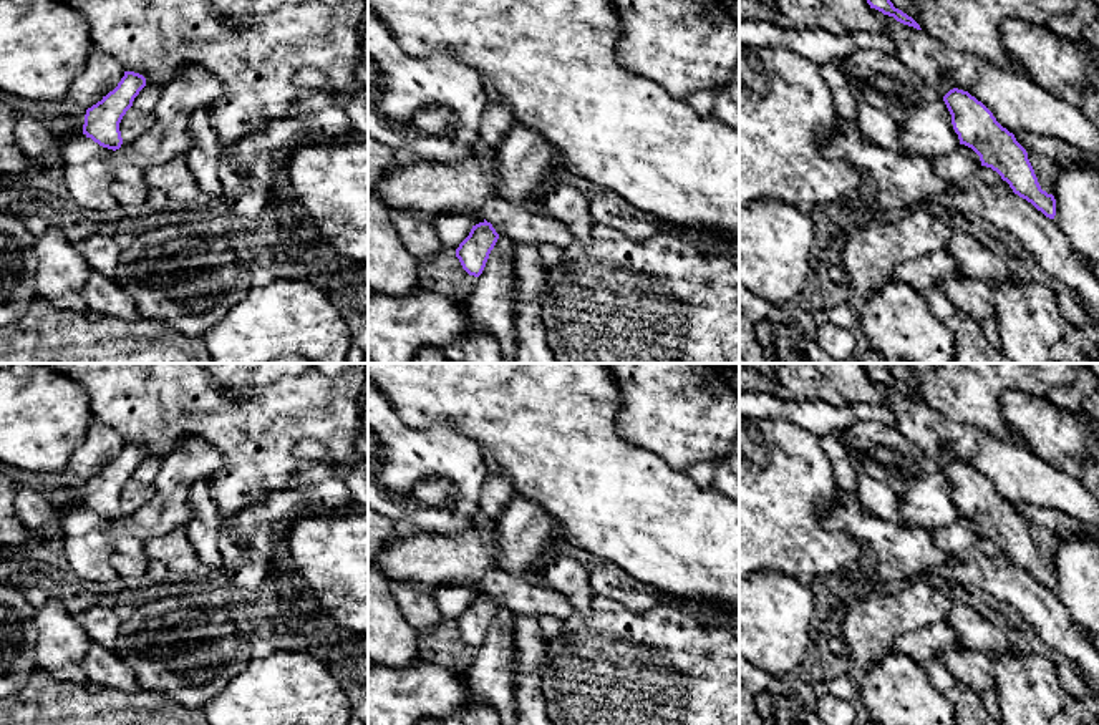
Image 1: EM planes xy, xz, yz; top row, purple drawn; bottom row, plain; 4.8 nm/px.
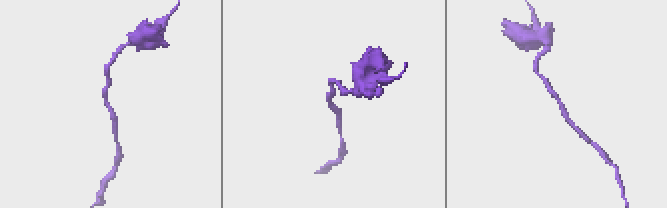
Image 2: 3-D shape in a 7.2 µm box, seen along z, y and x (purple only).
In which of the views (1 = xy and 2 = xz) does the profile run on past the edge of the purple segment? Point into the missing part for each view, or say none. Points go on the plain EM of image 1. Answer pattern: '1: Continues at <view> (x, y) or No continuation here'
1: No continuation here
2: No continuation here

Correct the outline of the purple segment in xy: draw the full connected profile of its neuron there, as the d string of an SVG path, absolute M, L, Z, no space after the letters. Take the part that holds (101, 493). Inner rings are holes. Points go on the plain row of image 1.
M124 443L118 458L86 481L83 506L103 519L119 521L123 516L119 494L144 458L143 446Z

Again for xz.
M486 591L472 597L469 607L456 620L456 629L469 647L479 649L482 645L497 611L499 606Z

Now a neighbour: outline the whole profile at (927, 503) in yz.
M930 466L907 481L905 494L897 506L905 523L928 531L945 528L960 516L943 470Z

